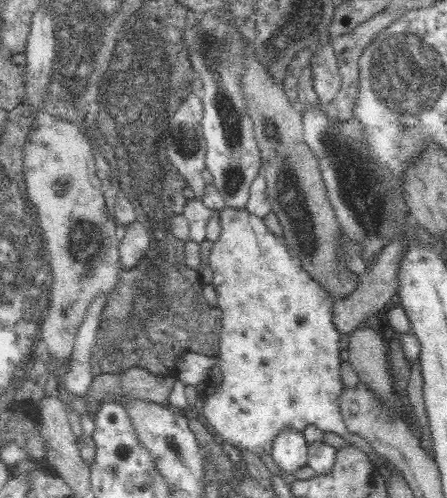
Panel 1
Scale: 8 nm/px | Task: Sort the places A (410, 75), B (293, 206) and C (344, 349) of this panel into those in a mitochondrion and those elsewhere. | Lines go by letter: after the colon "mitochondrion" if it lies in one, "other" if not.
A: mitochondrion
B: mitochondrion
C: other

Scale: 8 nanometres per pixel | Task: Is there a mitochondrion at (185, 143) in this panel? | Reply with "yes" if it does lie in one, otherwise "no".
yes

